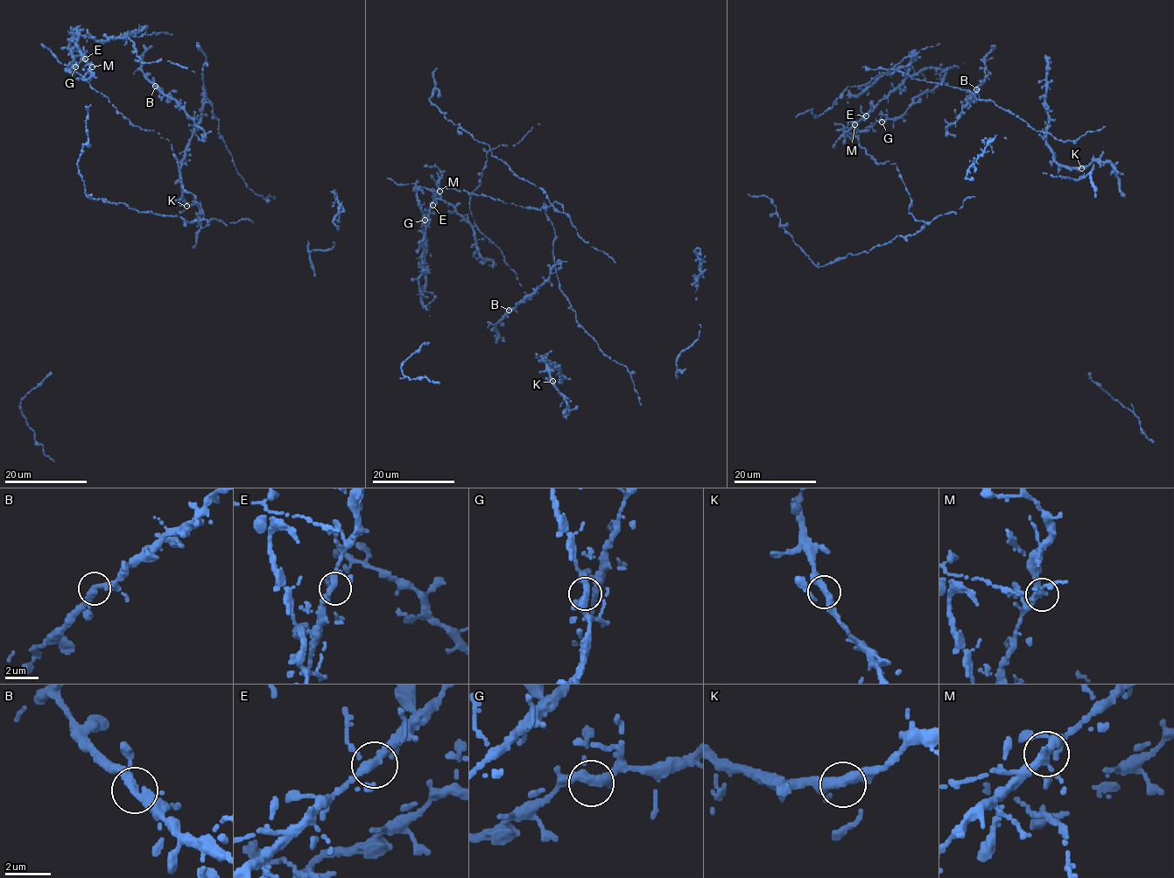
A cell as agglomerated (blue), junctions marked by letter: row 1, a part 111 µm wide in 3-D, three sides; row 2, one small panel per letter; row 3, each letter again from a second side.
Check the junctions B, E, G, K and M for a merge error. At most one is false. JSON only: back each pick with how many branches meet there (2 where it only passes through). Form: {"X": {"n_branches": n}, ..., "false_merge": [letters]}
{"false_merge": []}

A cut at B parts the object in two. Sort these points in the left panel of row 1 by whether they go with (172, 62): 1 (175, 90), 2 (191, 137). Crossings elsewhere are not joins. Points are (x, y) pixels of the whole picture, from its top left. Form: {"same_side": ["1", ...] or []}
{"same_side": ["2"]}

